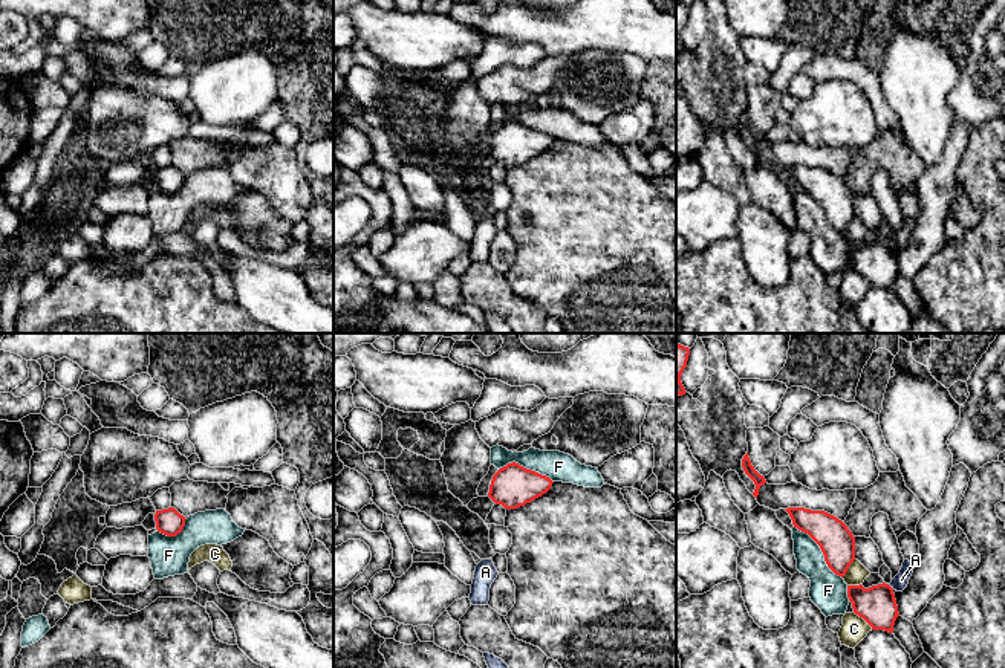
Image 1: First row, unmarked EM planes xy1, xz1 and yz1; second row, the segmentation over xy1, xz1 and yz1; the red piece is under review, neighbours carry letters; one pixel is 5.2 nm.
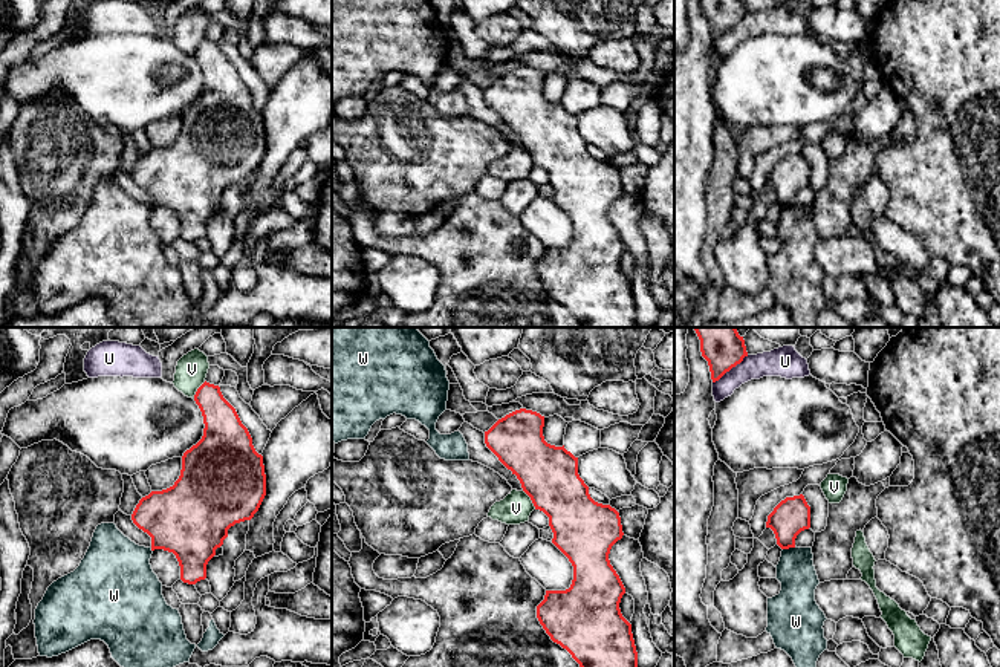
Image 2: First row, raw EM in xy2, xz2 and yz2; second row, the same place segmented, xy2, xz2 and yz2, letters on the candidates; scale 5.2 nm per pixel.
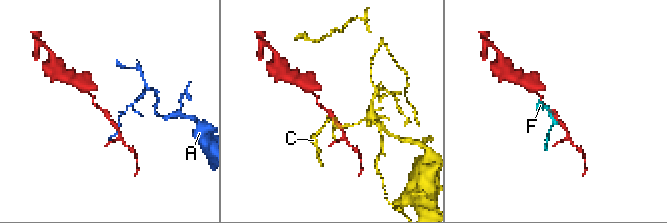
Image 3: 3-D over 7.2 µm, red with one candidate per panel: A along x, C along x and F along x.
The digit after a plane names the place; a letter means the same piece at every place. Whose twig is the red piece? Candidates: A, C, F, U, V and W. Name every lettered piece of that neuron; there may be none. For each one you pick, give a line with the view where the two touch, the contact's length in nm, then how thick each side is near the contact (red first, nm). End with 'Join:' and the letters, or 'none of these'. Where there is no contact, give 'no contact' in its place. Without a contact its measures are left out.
W: yz2 | 70 nm | 190/200 nm
Join: W

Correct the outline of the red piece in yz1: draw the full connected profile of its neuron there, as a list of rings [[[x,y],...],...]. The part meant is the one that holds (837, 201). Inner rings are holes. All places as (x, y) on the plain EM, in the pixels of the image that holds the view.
[[[805,165],[785,167],[794,185],[808,191],[821,206],[828,225],[838,234],[844,234],[855,217],[855,194],[837,174],[824,168]]]

